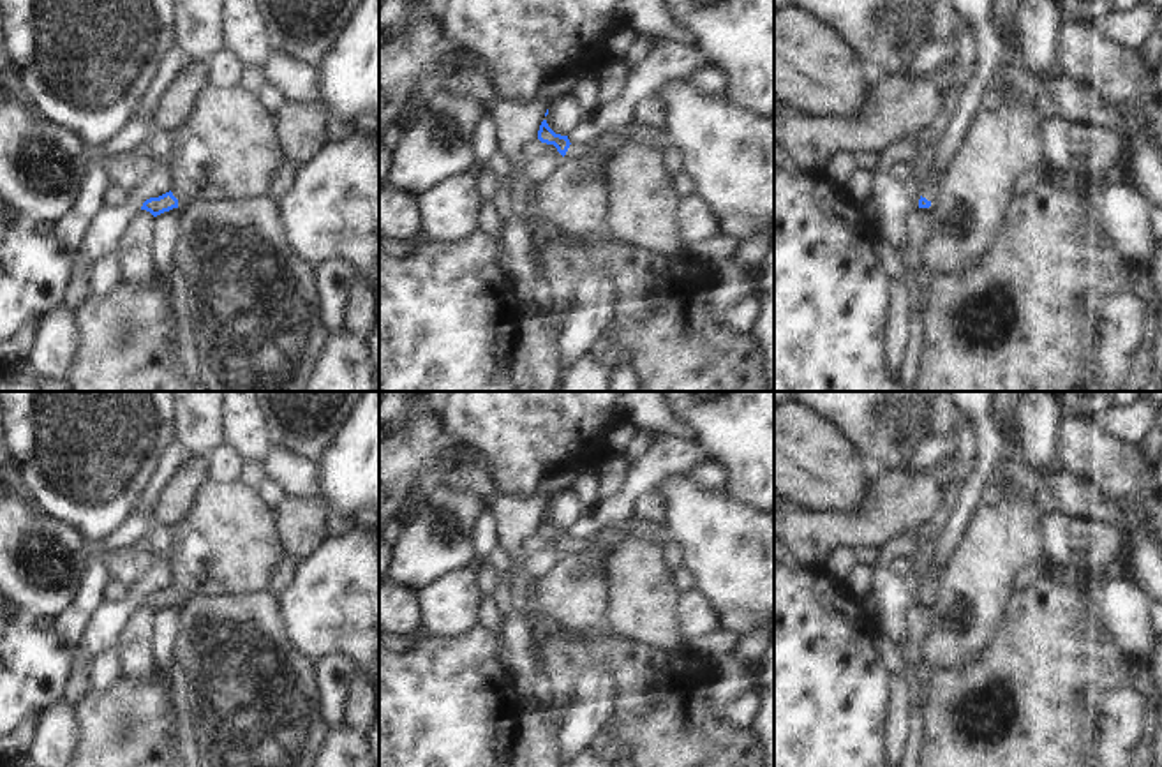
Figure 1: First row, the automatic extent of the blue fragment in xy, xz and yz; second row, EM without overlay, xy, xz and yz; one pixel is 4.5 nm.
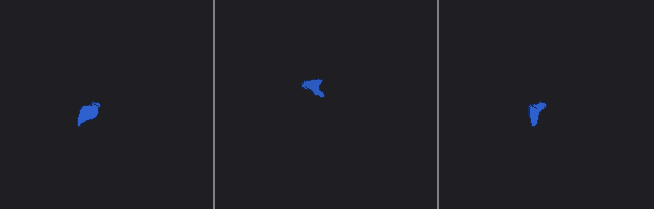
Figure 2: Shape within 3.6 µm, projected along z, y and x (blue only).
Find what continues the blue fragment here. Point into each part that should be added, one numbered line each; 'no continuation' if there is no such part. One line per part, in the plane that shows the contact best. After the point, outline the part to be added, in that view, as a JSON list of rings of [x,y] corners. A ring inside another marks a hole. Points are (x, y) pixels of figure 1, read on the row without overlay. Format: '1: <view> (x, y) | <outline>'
1: xz (642, 602) | [[[610,524],[587,538],[571,538],[564,552],[580,554],[592,547],[607,550],[608,605],[603,626],[659,651],[682,644],[679,596],[659,538],[640,538],[624,524]]]

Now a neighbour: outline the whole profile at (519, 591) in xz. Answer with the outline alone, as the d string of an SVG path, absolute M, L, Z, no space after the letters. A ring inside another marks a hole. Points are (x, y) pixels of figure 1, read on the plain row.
M561 471L545 476L527 497L510 495L499 488L487 497L487 510L495 518L499 545L506 548L515 566L513 582L506 589L510 594L510 607L533 626L536 624L533 619L531 582L524 575L527 552L522 548L520 541L538 534L538 525L550 497L564 488L571 488L575 478L575 471Z

